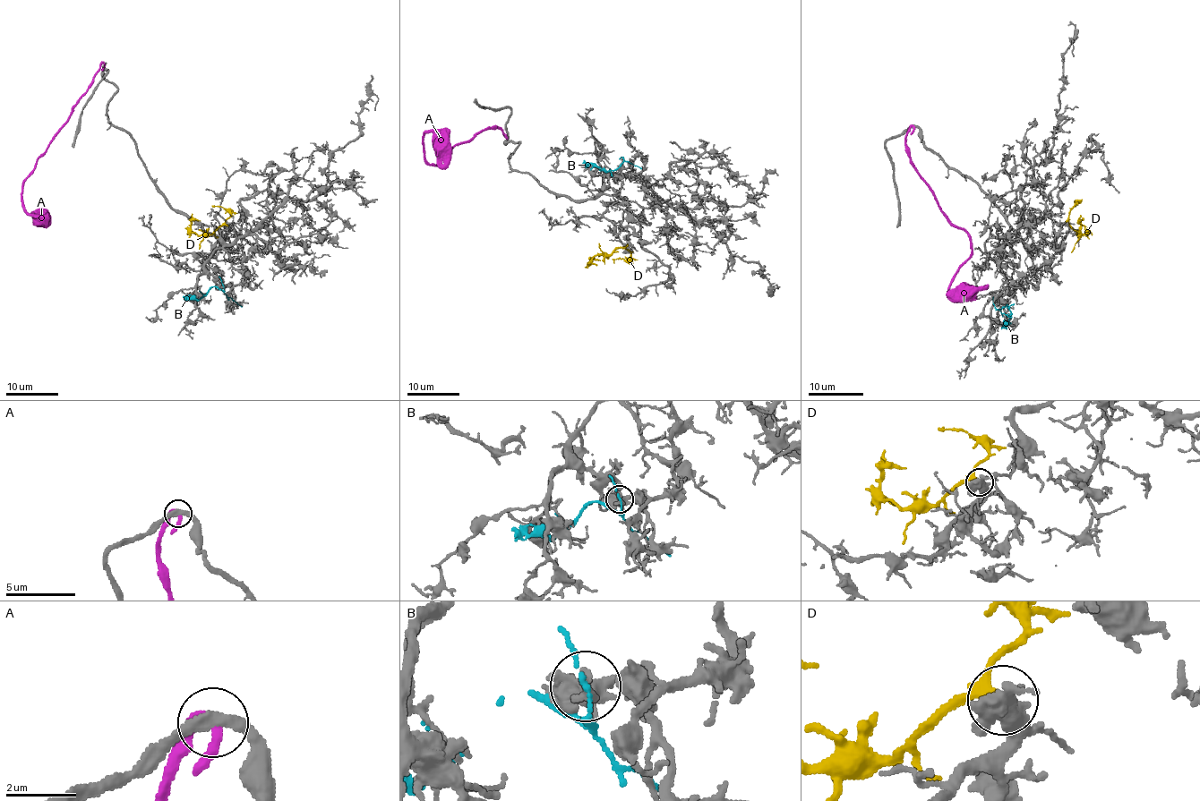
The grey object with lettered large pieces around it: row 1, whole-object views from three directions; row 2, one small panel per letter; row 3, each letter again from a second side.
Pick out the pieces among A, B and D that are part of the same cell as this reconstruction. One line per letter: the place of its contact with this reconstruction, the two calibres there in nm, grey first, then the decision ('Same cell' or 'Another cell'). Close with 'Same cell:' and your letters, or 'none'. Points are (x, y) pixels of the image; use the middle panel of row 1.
A: Touches grey at (507, 138). Thickness 280 nm (grey) against 280 nm. Another cell
B: Touches grey at (622, 157). Thickness 240 nm (grey) against 90 nm. Another cell
D: Touches grey at (627, 244). Thickness 400 nm (grey) against 200 nm. Same cell
Same cell: D

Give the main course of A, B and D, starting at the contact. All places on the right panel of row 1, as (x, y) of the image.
A: (912, 126), (906, 137), (909, 161), (970, 239), (971, 254), (956, 272), (950, 295), (989, 285)
B: (993, 304), (999, 310), (1007, 304), (1010, 311), (1007, 321), (1001, 328)
D: (1066, 222), (1078, 233), (1078, 236), (1085, 232), (1080, 214)

